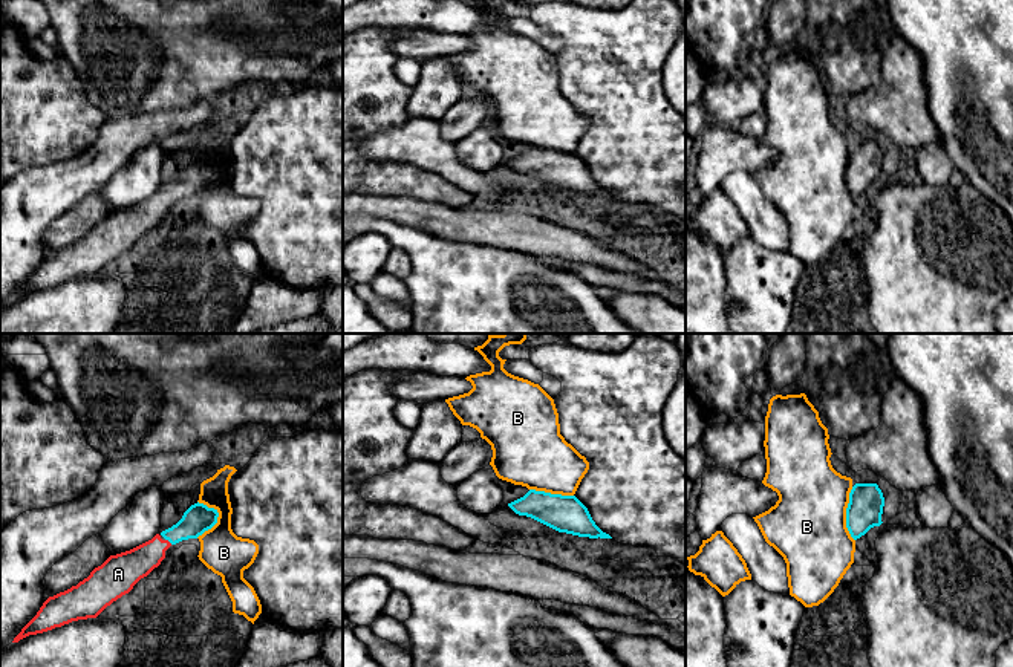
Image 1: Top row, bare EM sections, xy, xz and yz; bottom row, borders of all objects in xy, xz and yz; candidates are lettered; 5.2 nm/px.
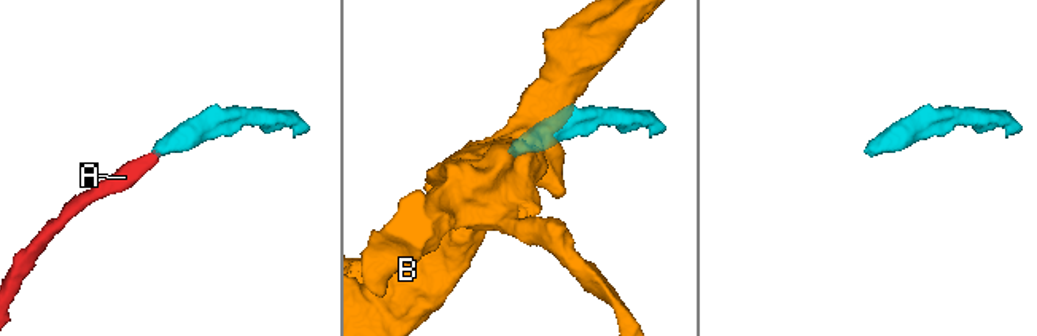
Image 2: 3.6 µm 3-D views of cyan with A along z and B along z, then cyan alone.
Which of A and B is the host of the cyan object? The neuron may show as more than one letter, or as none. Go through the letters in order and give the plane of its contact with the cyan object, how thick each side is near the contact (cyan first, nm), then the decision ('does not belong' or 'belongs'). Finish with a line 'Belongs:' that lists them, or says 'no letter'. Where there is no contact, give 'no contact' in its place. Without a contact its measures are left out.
A: xy | 150/170 nm | belongs
B: yz | 190/400 nm | does not belong
Belongs: A

